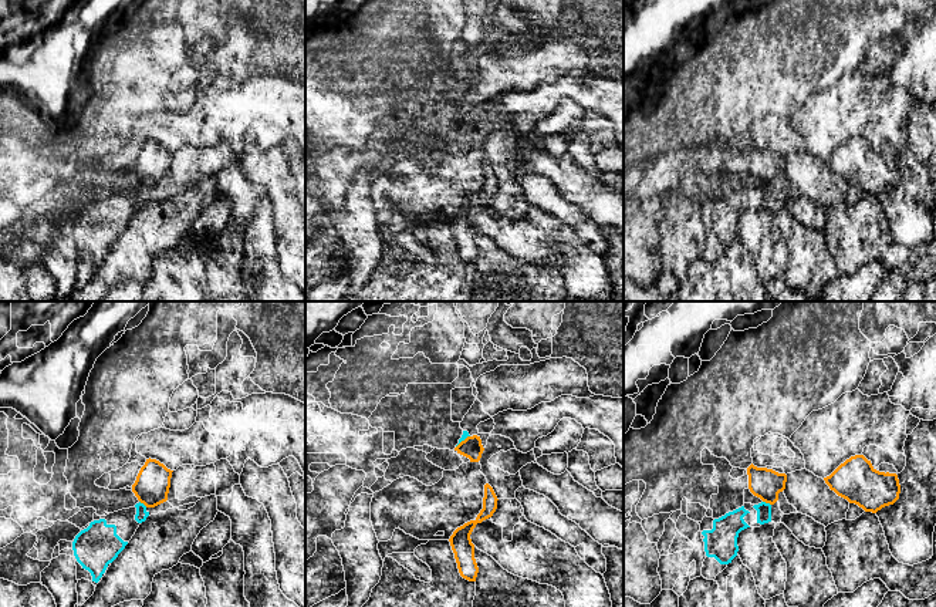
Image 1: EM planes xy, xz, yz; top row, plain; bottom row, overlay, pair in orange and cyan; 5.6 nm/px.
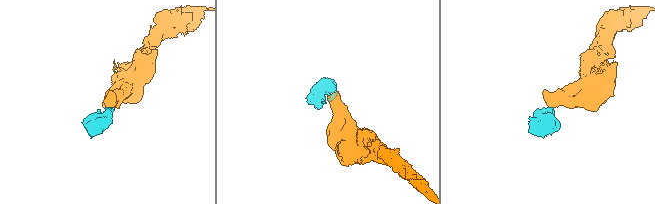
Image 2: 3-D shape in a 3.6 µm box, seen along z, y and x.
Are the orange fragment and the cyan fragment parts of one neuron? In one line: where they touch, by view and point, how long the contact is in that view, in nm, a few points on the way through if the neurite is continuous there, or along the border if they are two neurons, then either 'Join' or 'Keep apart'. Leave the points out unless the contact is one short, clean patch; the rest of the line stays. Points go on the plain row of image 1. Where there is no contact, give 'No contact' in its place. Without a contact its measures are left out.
Touches orange at yz (767, 184). Shared border 50 nm. Boundary: yz (763, 182), (770, 186). Keep apart

